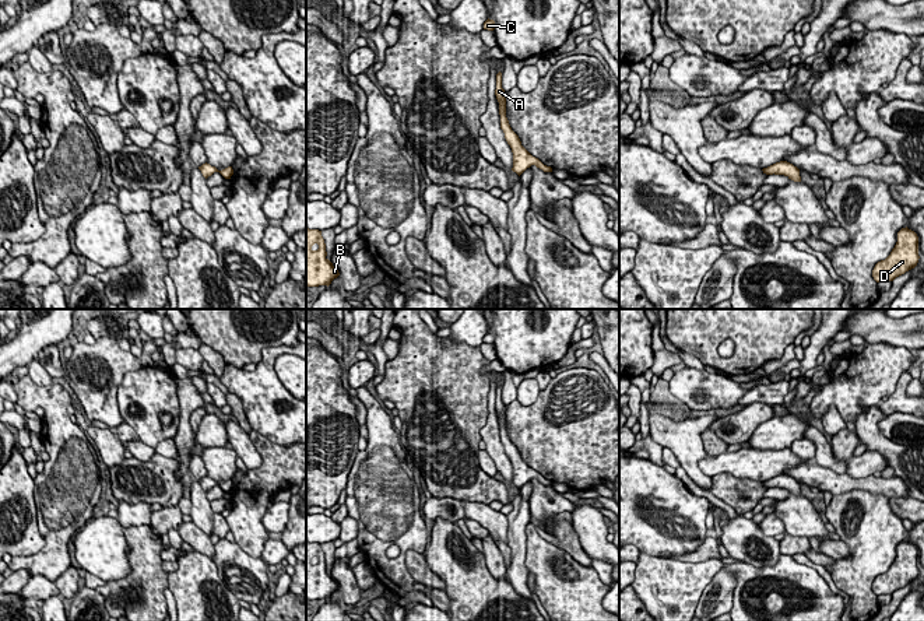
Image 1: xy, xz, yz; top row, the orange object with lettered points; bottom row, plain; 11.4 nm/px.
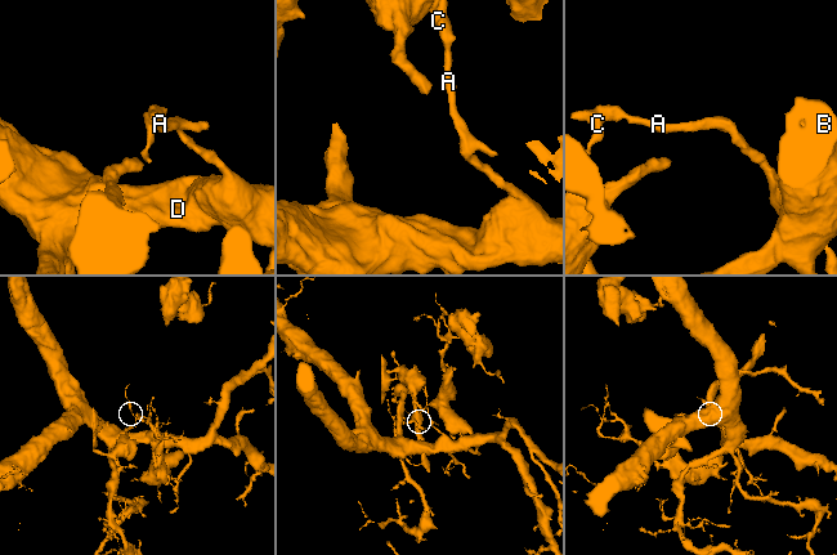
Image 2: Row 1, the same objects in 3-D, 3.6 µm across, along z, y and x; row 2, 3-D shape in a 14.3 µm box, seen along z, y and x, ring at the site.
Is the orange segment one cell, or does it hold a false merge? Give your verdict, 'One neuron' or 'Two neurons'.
One neuron

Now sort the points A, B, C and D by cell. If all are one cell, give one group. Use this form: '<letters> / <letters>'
A B C D

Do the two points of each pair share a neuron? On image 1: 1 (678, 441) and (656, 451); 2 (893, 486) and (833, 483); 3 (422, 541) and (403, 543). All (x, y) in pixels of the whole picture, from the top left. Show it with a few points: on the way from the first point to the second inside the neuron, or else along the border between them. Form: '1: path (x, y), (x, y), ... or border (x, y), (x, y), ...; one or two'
1: border (649, 434), (661, 448); two
2: path (878, 486), (849, 484); one
3: path (418, 543), (407, 543); one

